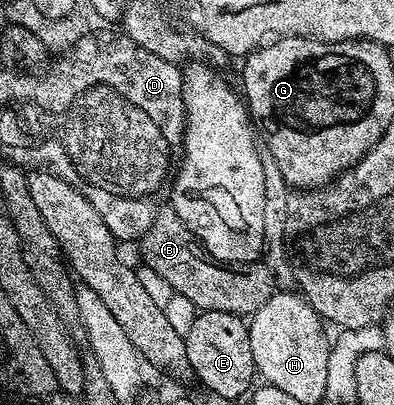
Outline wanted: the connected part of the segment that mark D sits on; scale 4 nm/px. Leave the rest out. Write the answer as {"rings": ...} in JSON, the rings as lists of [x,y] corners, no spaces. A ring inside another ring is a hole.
{"rings":[[[102,28],[96,32],[84,34],[72,47],[65,53],[58,55],[53,62],[55,63],[55,76],[53,76],[53,84],[55,84],[55,94],[59,98],[71,98],[77,96],[81,90],[85,90],[87,86],[97,86],[99,90],[99,99],[105,99],[105,80],[109,80],[113,84],[115,90],[125,94],[127,103],[133,104],[141,109],[157,125],[169,144],[180,143],[183,139],[183,129],[186,126],[186,114],[184,112],[183,100],[183,73],[182,69],[174,61],[168,58],[157,56],[151,49],[136,44],[128,35],[121,30],[117,32]]]}

